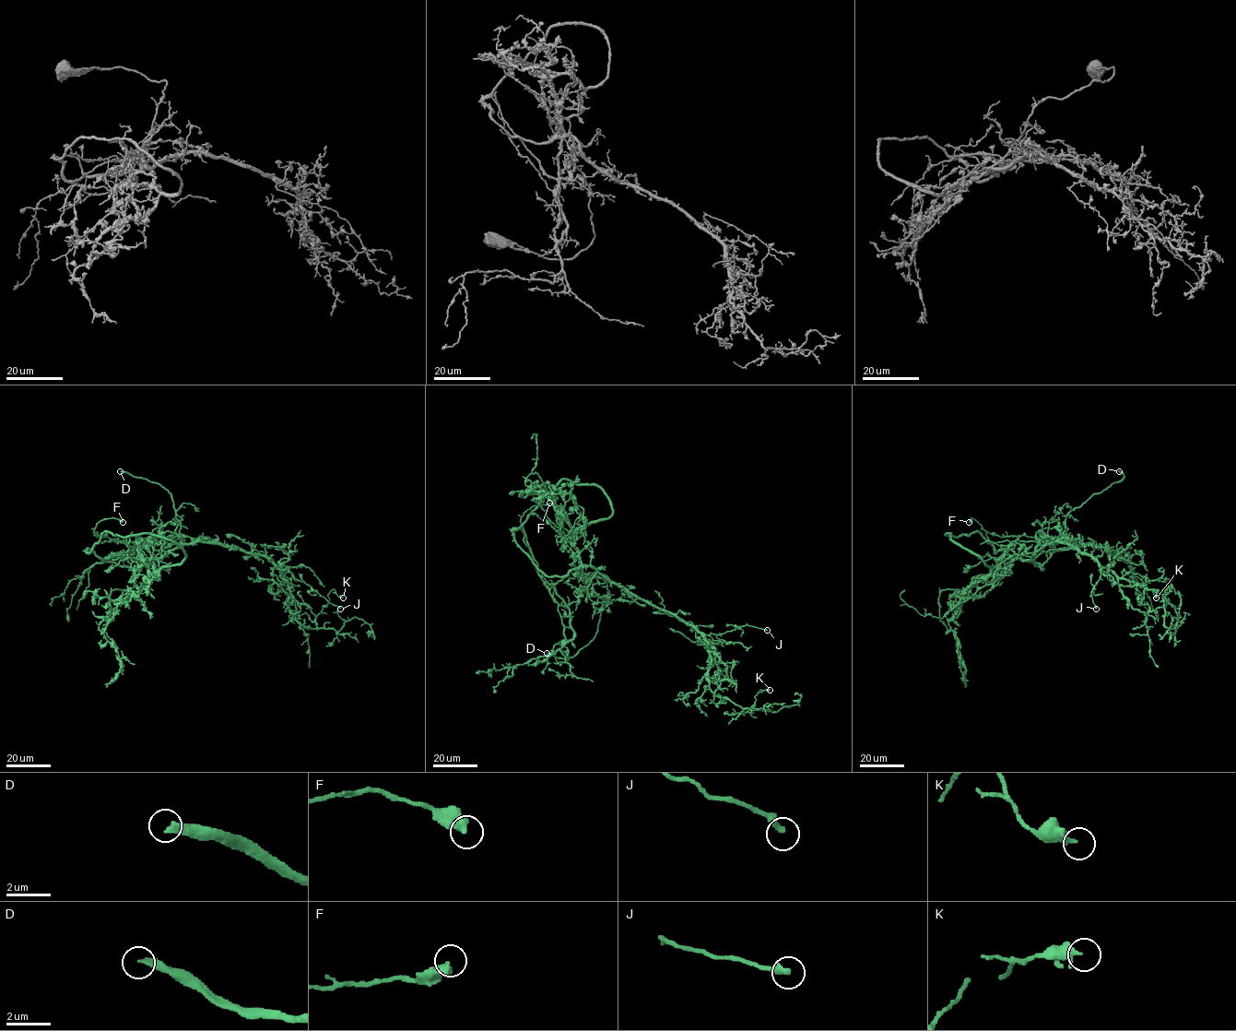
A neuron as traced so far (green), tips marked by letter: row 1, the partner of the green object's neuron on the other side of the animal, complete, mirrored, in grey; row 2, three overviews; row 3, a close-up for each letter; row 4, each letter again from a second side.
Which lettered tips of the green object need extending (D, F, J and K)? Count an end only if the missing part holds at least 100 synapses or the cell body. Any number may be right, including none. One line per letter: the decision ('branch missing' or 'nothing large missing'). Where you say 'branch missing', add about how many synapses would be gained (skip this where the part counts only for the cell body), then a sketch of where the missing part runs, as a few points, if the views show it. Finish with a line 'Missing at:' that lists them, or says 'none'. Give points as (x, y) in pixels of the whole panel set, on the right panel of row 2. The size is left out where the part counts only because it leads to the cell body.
D: branch missing | (1119, 471), (1107, 471)
F: nothing large missing
J: nothing large missing
K: nothing large missing
Missing at: D

